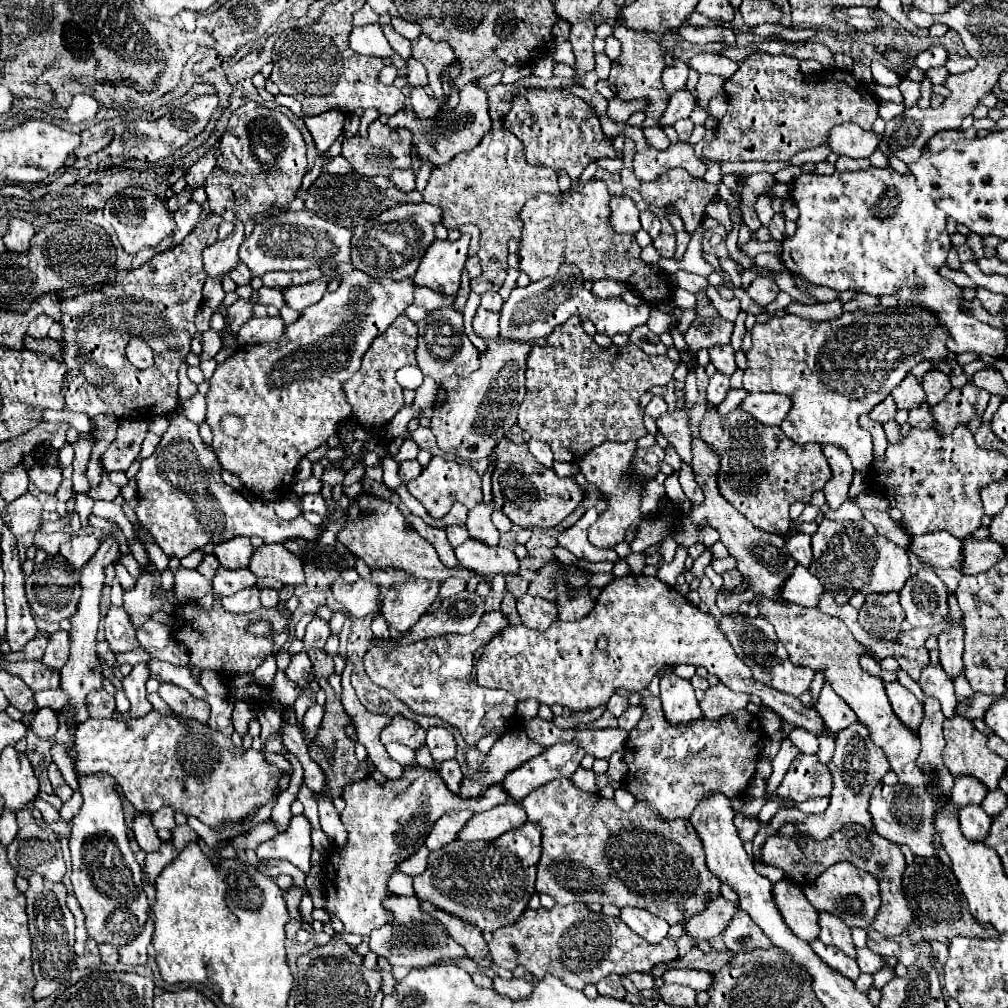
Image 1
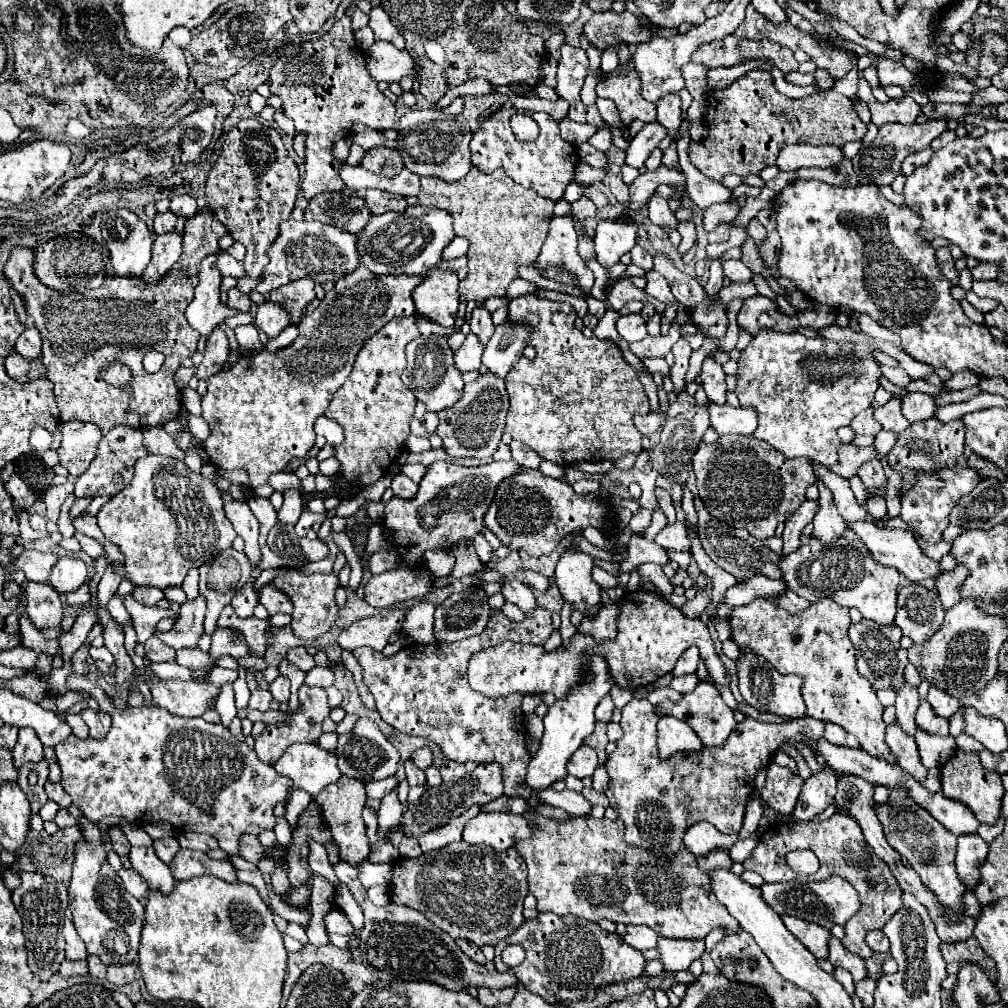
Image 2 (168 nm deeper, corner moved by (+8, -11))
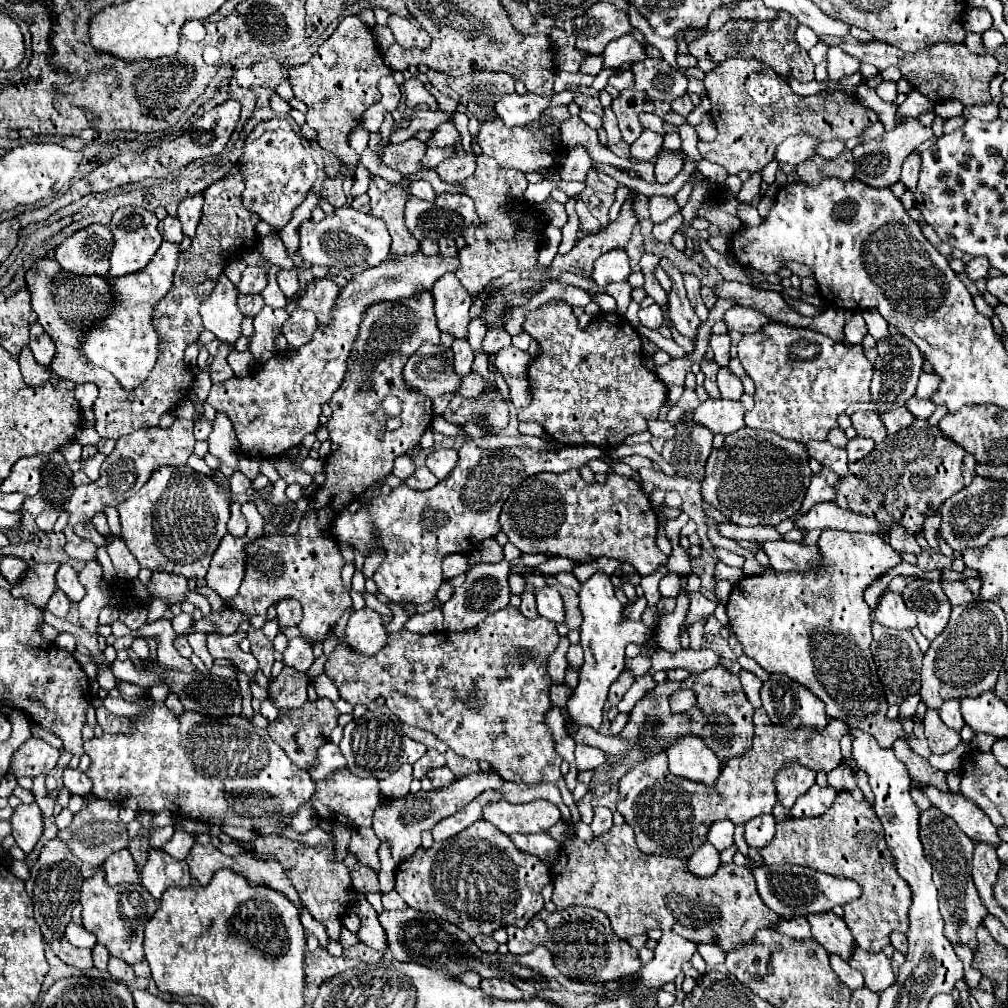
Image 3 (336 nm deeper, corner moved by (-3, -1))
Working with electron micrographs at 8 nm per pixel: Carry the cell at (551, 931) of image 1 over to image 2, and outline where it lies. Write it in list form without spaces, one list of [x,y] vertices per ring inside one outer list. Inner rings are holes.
[[[552,912],[538,914],[534,920],[524,920],[522,926],[496,944],[494,964],[498,972],[512,970],[516,978],[534,994],[542,996],[546,1002],[576,1002],[586,996],[592,988],[602,988],[614,982],[638,978],[644,974],[646,958],[630,948],[618,934],[602,930],[598,924],[588,922],[578,916],[556,916]],[[508,944],[520,944],[526,950],[526,960],[522,966],[508,968],[500,962],[500,954]]]

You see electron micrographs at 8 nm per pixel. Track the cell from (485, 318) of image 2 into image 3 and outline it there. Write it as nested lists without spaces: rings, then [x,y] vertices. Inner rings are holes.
[[[487,330],[487,336],[483,338],[483,352],[487,356],[493,356],[497,354],[501,348],[507,348],[511,346],[511,336],[505,332],[505,330]]]

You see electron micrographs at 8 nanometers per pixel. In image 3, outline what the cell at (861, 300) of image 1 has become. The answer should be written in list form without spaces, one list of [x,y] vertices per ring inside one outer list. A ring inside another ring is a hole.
[[[733,306],[733,308],[729,308],[725,312],[723,320],[725,320],[729,330],[737,330],[741,334],[749,334],[749,332],[759,332],[759,328],[767,322],[767,316],[755,312],[753,308]]]

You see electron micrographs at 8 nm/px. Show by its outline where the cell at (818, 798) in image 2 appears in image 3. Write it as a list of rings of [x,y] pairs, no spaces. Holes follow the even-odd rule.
[[[815,784],[815,786],[809,788],[809,792],[805,792],[803,796],[799,796],[799,800],[795,802],[795,806],[791,808],[791,816],[793,818],[821,816],[833,804],[835,796],[837,796],[837,792],[831,786],[821,788],[819,784]]]

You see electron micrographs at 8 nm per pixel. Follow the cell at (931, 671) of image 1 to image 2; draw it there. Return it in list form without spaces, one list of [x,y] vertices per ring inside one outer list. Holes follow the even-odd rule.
[[[920,700],[920,706],[916,710],[916,724],[918,724],[918,728],[922,728],[930,734],[938,734],[938,736],[948,734],[948,720],[938,716],[928,700]]]

